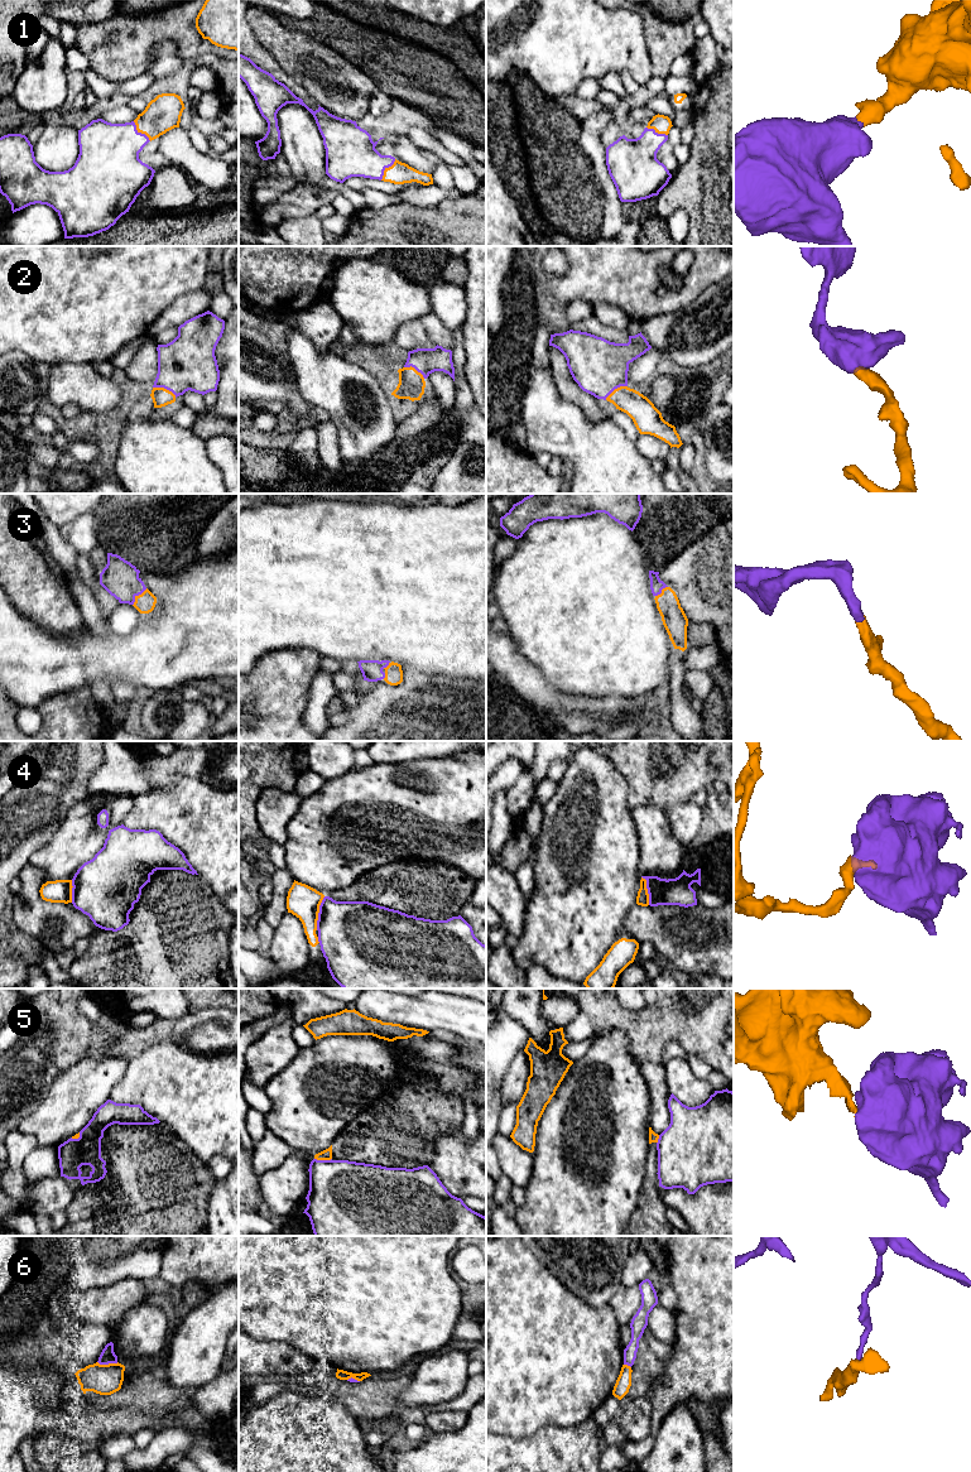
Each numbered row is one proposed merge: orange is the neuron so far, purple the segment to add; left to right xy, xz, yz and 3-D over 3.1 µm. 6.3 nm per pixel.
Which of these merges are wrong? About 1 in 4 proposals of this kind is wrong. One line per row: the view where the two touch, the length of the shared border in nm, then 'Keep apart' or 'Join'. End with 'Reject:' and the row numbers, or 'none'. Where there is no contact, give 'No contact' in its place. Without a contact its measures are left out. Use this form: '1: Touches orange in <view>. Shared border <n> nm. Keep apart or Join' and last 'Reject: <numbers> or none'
1: Touches orange in xy. Shared border 170 nm. Join
2: Touches orange in xy. Shared border 170 nm. Join
3: Touches orange in xy. Shared border 140 nm. Join
4: Touches orange in xz. Shared border 220 nm. Keep apart
5: Touches orange in xz. Shared border 110 nm. Keep apart
6: Touches orange in xy. Shared border 140 nm. Keep apart
Reject: 4, 5, 6

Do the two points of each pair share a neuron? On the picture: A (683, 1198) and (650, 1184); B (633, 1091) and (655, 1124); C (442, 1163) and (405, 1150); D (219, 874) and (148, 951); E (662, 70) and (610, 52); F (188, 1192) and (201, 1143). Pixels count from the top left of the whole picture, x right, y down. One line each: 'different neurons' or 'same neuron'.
A: different neurons
B: different neurons
C: different neurons
D: different neurons
E: different neurons
F: different neurons

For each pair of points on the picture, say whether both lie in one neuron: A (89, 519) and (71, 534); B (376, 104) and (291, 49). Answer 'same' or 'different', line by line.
A: same
B: different

